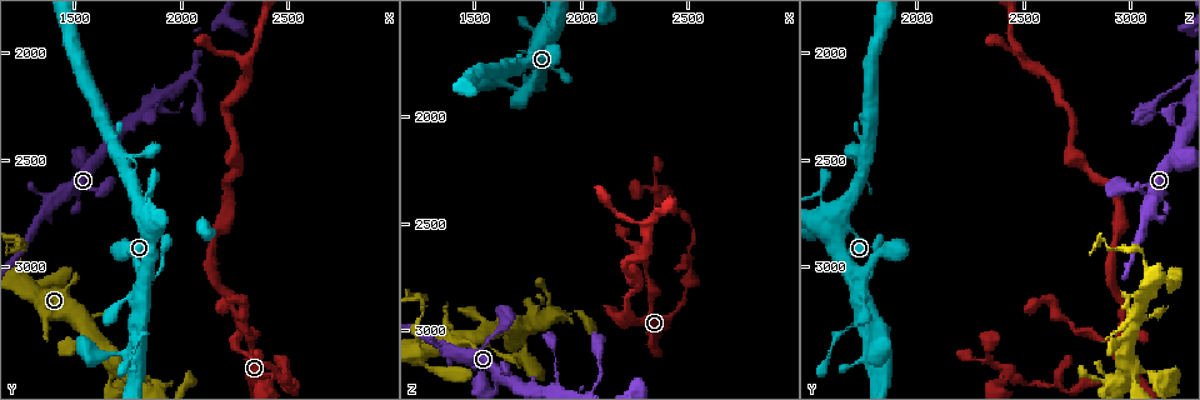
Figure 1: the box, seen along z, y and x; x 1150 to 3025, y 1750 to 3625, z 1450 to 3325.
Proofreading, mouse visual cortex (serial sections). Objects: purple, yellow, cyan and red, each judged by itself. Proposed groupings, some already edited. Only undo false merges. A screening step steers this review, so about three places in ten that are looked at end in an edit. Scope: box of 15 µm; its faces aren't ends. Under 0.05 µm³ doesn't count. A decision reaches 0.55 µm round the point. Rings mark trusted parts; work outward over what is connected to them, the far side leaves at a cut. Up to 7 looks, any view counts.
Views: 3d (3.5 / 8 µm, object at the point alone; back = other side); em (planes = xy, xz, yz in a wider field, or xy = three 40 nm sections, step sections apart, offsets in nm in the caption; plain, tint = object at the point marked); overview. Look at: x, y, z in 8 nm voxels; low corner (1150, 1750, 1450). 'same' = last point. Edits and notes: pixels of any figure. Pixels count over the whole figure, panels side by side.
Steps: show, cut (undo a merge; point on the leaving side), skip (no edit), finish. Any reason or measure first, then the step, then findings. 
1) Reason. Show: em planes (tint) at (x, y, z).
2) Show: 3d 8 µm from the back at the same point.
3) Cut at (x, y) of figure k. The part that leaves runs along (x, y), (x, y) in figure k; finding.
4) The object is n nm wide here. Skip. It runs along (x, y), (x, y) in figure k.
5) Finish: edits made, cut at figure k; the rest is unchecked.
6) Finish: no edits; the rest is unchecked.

A fork. Show: 3d 3.5 µm at (2370, 3440, 2330).

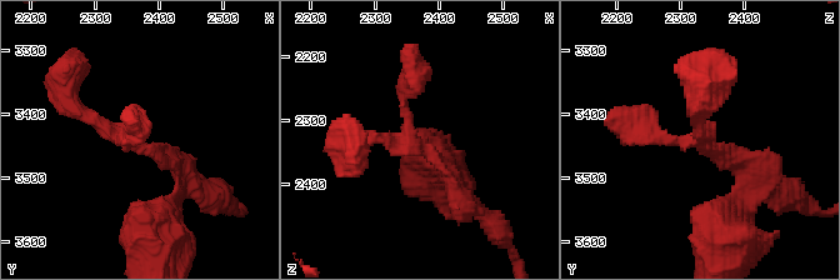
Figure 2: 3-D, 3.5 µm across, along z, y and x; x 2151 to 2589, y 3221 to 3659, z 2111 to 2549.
3 arms meet here; the arms are 150, 200, 200 nm wide; now the EM. Show: em xy step 1 (tint) at (2365, 3450, 2335).

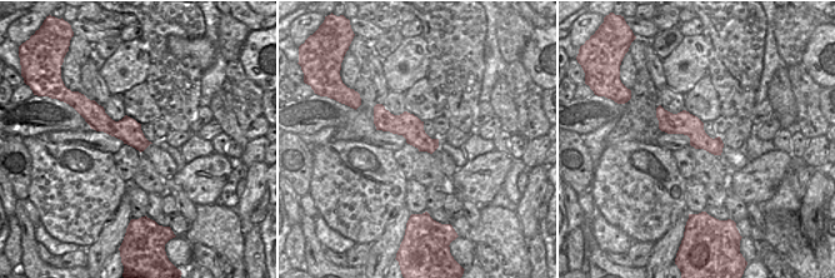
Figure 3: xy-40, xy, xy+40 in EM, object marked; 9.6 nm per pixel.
Skip. It runs along (183, 165), (68, 100) in figure 2; continuous, no second cell.

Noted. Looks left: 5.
Sharp bend. Show: 3d 8 µm at (1830, 3040, 1730).

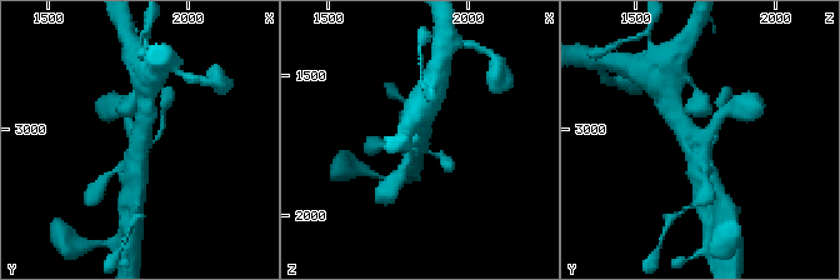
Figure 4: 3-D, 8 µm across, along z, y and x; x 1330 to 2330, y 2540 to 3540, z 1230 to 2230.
Show: 3d 3.5 µm at (1830, 3040, 1720).

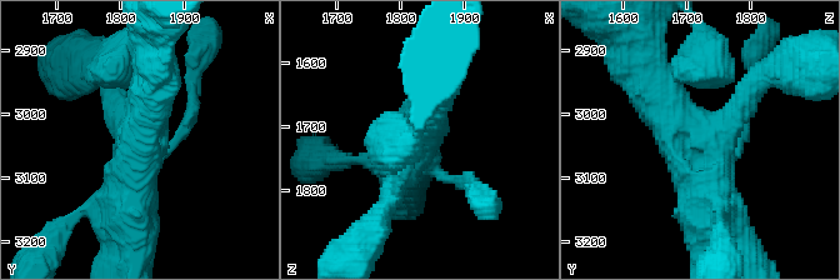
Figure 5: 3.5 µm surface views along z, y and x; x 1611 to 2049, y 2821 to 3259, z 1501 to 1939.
Show: em xy step 2 (tint) at (1830, 3040, 1720).

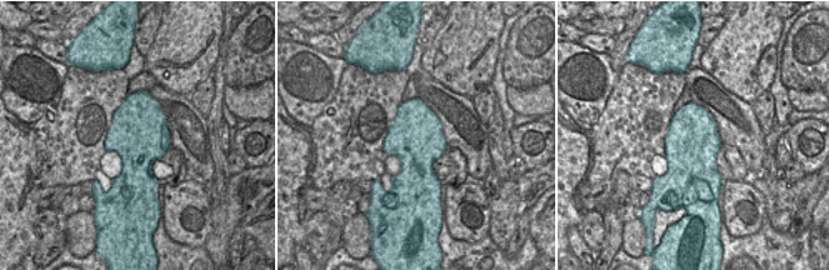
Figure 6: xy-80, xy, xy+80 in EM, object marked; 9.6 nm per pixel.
Skip. It runs along (650, 76), (698, 130), (708, 218) in figure 5; all the same cell.

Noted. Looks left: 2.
Finish: no edits; the rest is unchecked.

